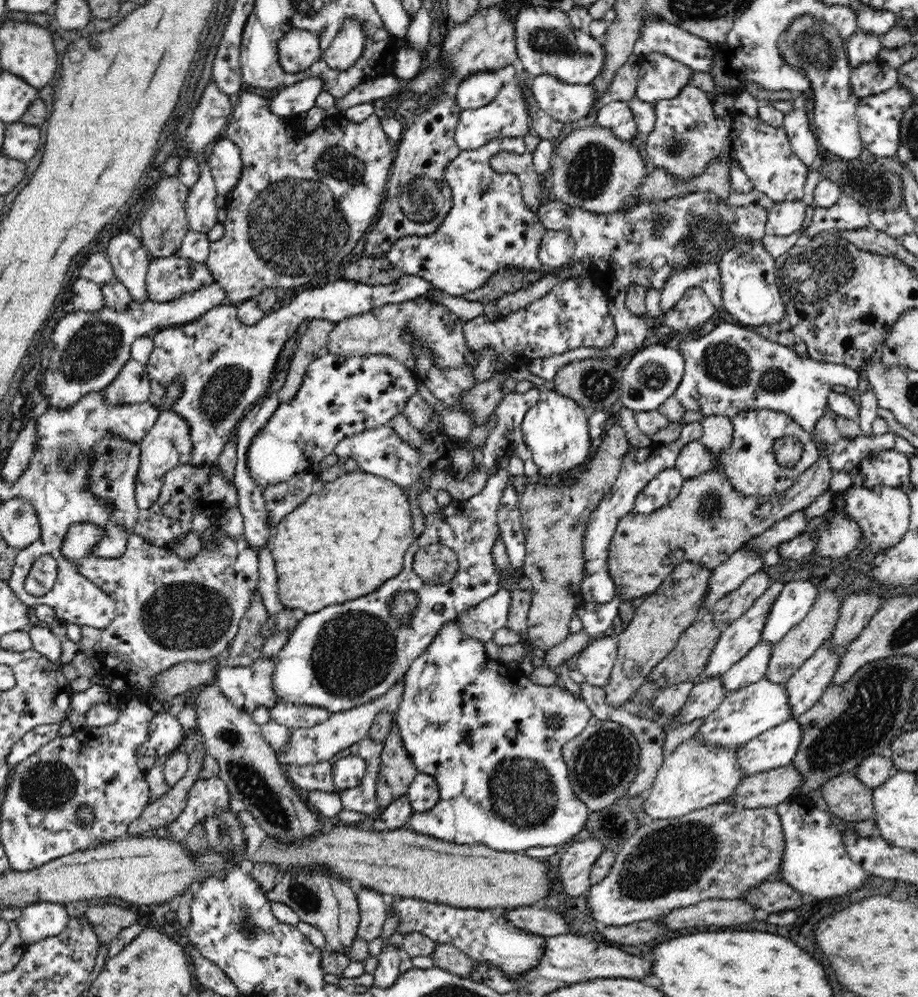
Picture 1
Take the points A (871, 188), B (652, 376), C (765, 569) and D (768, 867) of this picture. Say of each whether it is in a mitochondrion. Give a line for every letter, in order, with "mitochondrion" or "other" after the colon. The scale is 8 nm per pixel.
A: mitochondrion
B: mitochondrion
C: other
D: other

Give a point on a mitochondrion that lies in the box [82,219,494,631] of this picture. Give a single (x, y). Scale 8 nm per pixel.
(228, 387)

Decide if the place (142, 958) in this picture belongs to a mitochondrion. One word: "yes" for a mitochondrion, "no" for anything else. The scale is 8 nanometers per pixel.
yes

